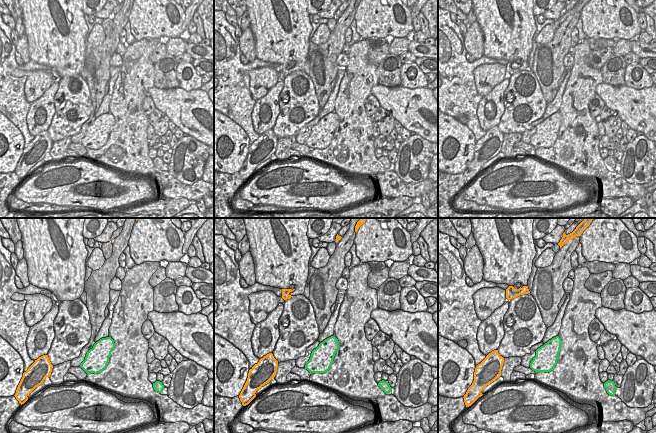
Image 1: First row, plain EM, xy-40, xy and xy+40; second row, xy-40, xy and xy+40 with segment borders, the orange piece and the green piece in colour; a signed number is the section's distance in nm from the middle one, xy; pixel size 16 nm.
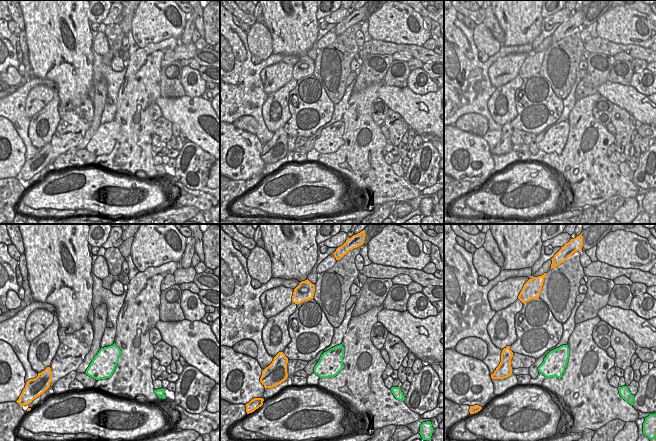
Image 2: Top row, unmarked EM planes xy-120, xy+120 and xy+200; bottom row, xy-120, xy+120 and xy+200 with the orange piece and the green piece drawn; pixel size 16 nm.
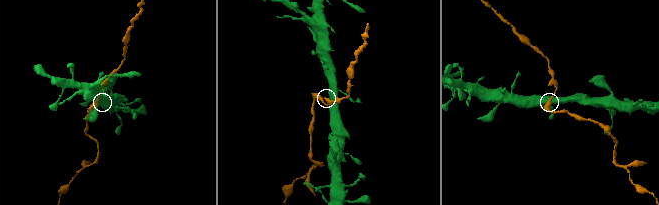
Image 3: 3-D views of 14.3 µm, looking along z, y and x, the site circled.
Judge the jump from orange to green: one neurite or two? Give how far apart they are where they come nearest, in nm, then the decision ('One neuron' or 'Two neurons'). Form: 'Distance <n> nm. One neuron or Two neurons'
Distance 440 nm. One neuron

